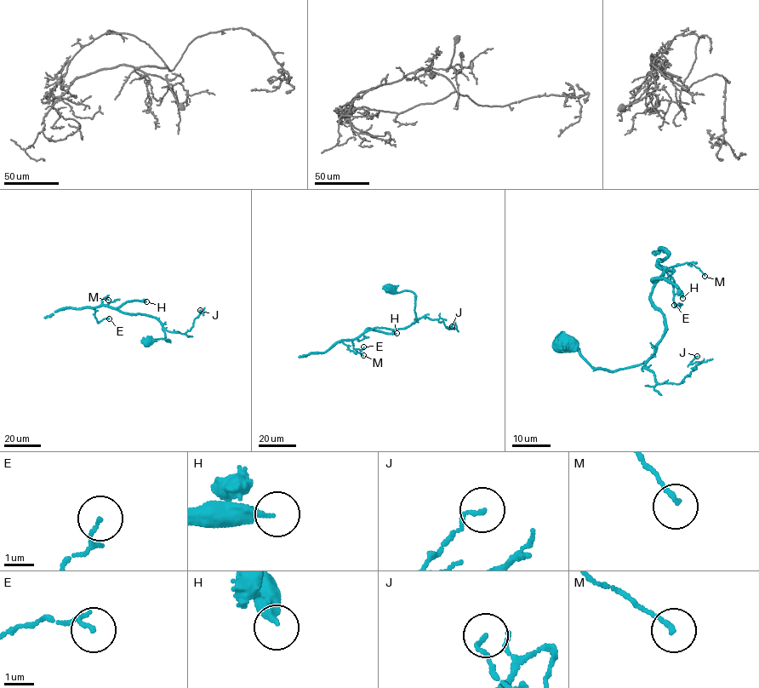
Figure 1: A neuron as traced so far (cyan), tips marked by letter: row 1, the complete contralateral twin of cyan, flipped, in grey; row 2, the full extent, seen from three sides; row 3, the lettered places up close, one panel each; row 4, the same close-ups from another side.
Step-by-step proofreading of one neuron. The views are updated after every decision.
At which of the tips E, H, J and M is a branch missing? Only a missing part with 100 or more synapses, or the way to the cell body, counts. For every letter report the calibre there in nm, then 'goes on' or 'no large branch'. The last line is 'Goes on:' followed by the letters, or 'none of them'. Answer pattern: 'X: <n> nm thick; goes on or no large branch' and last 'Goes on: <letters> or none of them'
E: 60 nm thick; no large branch
H: 240 nm thick; goes on
J: 120 nm thick; no large branch
M: 130 nm thick; no large branch
Goes on: H

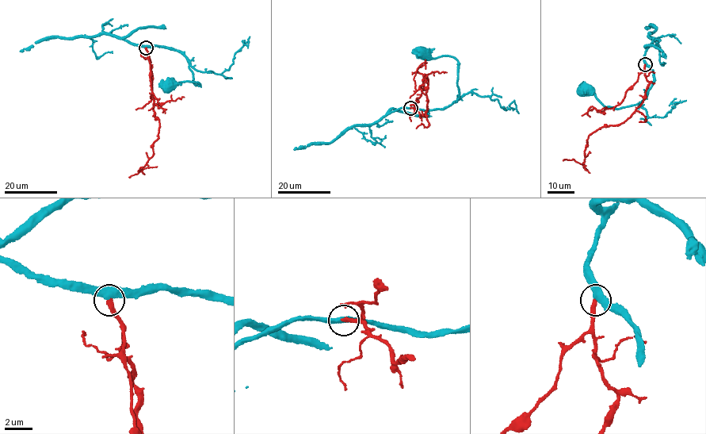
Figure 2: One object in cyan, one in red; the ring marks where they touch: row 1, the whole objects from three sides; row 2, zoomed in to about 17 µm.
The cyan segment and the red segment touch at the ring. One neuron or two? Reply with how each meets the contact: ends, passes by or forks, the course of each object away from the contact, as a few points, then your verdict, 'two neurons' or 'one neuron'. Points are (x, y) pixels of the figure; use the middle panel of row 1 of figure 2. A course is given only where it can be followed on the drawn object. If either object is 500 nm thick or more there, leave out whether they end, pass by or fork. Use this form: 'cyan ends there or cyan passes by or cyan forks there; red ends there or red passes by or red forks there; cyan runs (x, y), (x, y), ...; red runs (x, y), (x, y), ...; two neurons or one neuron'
cyan passes by; red ends there; cyan runs (410, 108), (425, 110), (441, 109), (456, 101), (459, 94), (457, 60), (453, 57), (430, 58), (423, 53); red runs (410, 108), (424, 117), (428, 109), (427, 76), (417, 90), (414, 78), (419, 65), (425, 61); one neuron

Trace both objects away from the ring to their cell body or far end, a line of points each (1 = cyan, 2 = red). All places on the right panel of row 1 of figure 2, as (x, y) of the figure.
1: (645, 64), (654, 72), (655, 78), (646, 97), (638, 103), (615, 109), (603, 105), (593, 93), (585, 91)
2: (645, 64), (649, 84), (642, 103), (623, 123), (601, 127), (589, 135), (584, 167), (573, 159), (563, 160)

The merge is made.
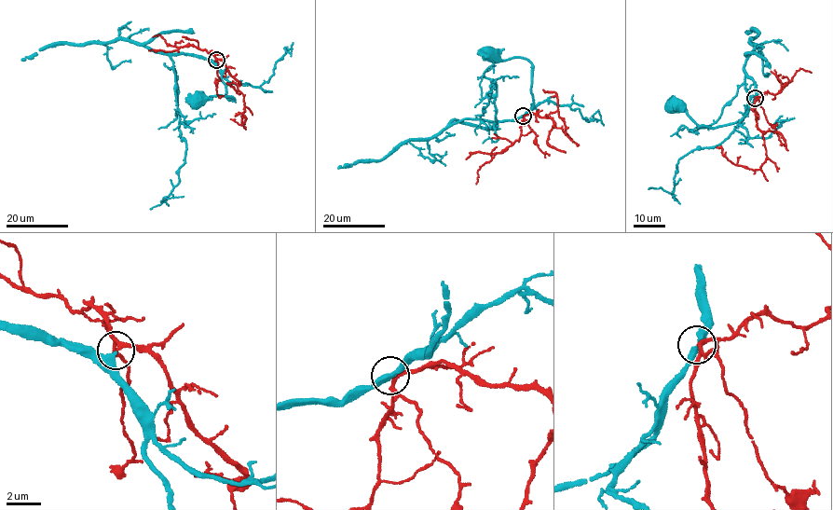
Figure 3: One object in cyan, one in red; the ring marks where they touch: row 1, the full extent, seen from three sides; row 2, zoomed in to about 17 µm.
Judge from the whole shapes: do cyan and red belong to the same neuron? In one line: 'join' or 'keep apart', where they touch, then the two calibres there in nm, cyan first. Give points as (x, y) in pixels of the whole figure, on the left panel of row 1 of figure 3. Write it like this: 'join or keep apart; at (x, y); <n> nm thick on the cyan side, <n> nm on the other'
join; at (216, 60); 400 nm thick on the cyan side, 200 nm on the other

